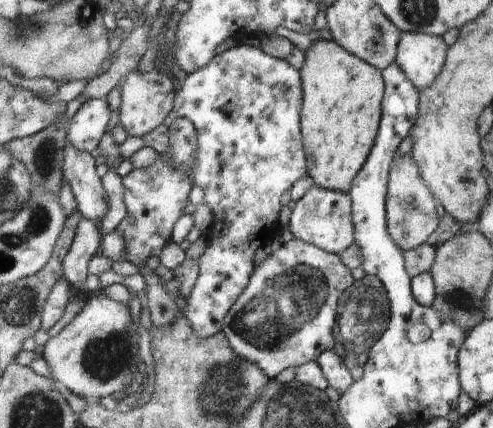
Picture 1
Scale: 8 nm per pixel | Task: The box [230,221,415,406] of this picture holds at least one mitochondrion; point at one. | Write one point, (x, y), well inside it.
(364, 314)

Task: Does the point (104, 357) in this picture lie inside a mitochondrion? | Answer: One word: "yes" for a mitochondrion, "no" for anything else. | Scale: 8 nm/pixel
yes

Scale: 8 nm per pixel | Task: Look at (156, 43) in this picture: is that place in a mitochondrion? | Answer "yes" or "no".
no

